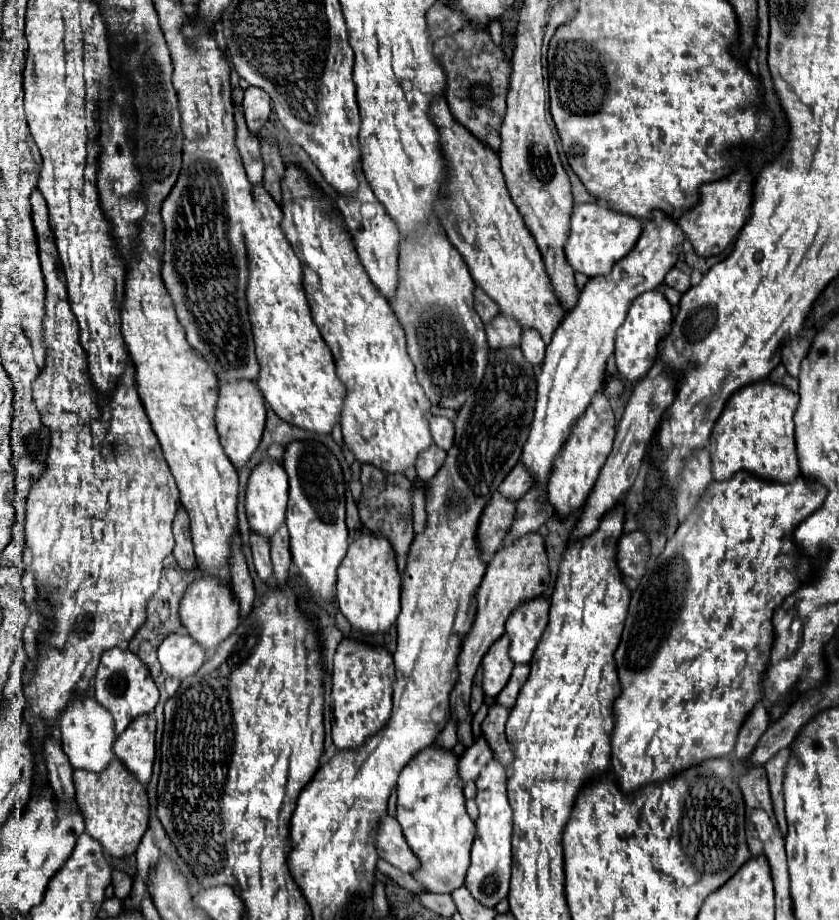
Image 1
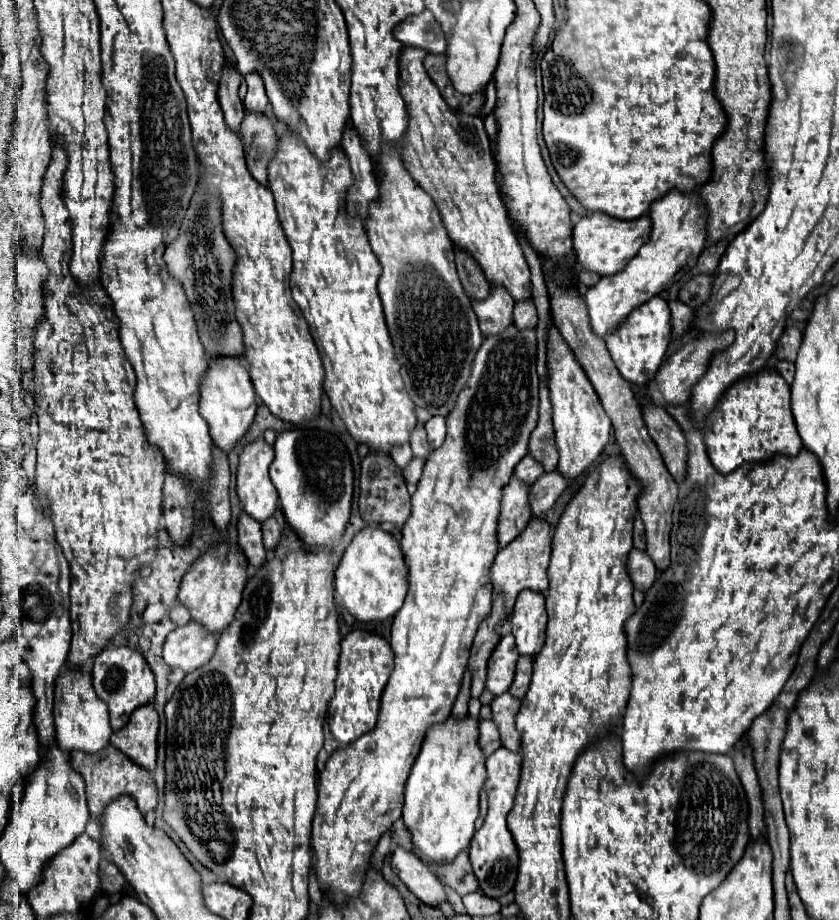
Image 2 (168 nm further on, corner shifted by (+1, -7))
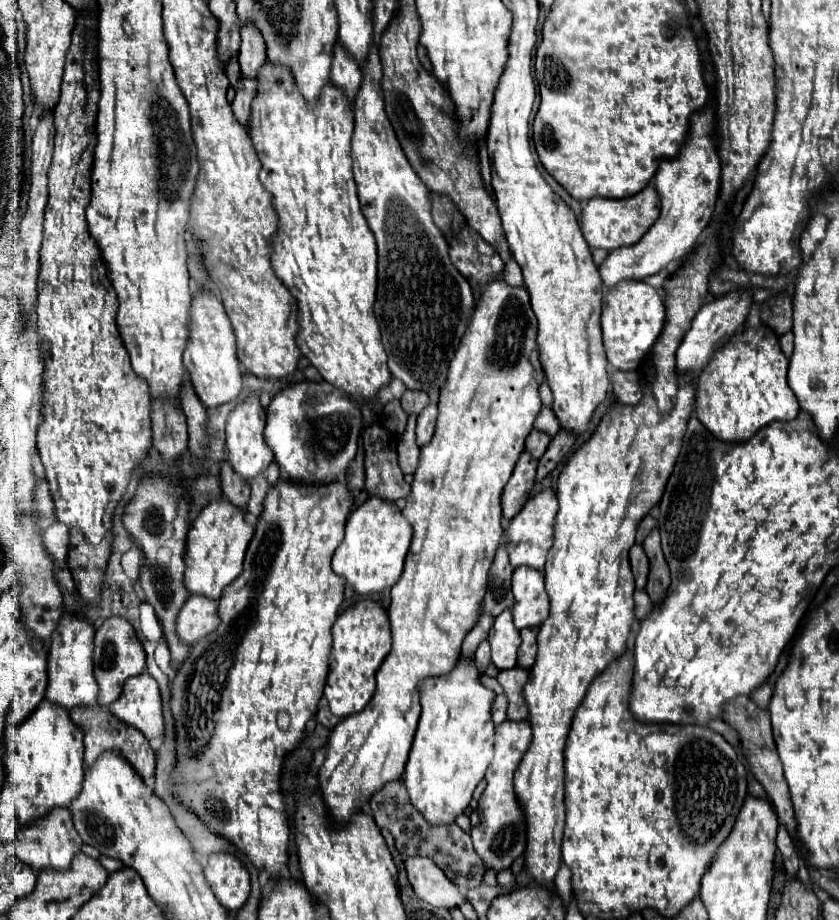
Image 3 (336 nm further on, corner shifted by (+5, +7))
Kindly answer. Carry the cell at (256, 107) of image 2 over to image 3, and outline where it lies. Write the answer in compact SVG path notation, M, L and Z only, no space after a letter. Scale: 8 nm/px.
M246 22L242 28L242 44L238 52L242 74L248 78L256 78L256 72L266 62L266 58L266 42L260 30L256 28L254 22Z

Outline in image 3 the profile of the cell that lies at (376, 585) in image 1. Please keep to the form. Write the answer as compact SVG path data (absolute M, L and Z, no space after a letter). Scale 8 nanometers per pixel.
M370 496L350 514L346 522L346 536L334 552L332 568L358 594L380 592L384 588L392 588L398 582L410 542L412 542L412 526L404 520L396 504L380 496Z

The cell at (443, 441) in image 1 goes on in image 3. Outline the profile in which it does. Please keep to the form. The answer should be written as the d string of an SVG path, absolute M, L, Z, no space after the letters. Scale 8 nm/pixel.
M428 404L420 416L418 416L418 424L416 424L416 438L418 438L418 446L426 446L430 442L430 438L434 436L434 428L436 428L436 416L438 416L438 408L436 404Z

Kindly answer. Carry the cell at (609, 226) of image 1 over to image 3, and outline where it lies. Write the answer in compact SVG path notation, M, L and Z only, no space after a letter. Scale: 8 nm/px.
M648 184L638 194L622 200L592 198L582 210L582 234L592 248L616 250L622 246L632 246L656 222L658 214L660 214L660 198L654 184Z

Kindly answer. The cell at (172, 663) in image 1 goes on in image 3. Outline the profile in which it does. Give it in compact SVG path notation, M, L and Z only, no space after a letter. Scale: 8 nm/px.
M190 596L178 614L176 630L184 642L192 644L198 638L204 638L212 630L216 630L218 624L220 624L218 602L200 596Z

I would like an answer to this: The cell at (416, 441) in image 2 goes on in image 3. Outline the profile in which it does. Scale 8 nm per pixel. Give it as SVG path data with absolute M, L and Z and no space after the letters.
M406 390L406 392L402 394L400 402L402 402L404 410L406 410L408 414L412 414L412 412L422 412L422 410L428 406L430 400L428 400L428 394L426 394L426 392L420 392L420 390Z

